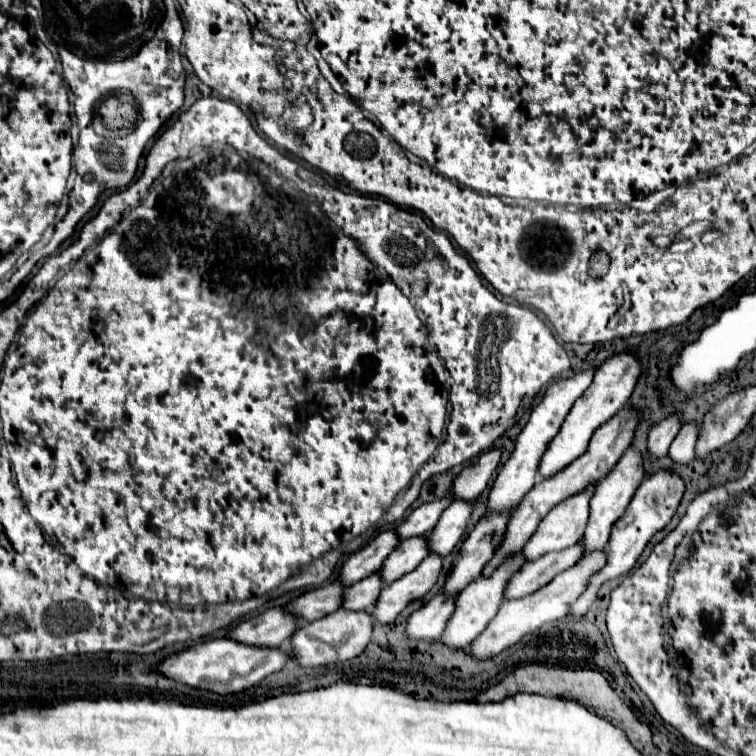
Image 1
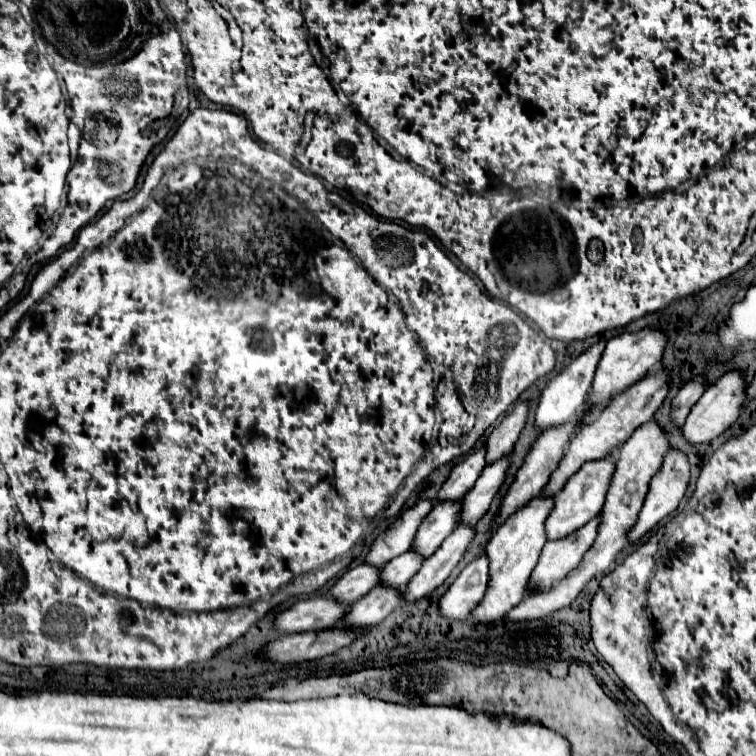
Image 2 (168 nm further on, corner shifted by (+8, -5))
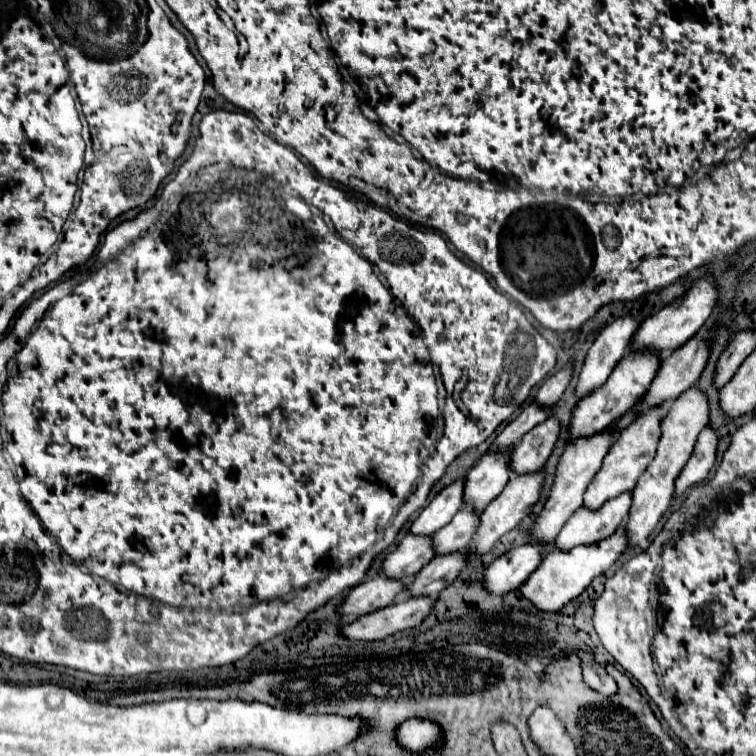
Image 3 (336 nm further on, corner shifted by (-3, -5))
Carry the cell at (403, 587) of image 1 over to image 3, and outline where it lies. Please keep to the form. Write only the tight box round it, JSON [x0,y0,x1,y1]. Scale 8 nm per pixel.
[472,470,544,556]

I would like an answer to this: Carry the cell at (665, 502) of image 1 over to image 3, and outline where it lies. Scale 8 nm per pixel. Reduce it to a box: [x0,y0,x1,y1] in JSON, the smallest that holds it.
[676,426,718,496]

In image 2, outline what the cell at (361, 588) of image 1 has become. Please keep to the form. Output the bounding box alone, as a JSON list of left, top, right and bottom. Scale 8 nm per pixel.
[379,552,423,590]

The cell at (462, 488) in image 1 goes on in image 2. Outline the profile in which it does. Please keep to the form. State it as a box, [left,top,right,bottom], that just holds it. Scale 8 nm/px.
[485,404,527,464]

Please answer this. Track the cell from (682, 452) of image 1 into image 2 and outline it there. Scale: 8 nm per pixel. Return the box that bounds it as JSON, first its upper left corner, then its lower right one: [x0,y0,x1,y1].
[681,372,745,444]

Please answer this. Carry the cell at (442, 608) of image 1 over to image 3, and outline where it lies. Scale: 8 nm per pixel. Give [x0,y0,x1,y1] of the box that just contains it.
[484,544,542,594]

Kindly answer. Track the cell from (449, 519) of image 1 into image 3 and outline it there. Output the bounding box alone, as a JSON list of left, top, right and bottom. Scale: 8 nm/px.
[512,416,560,474]

